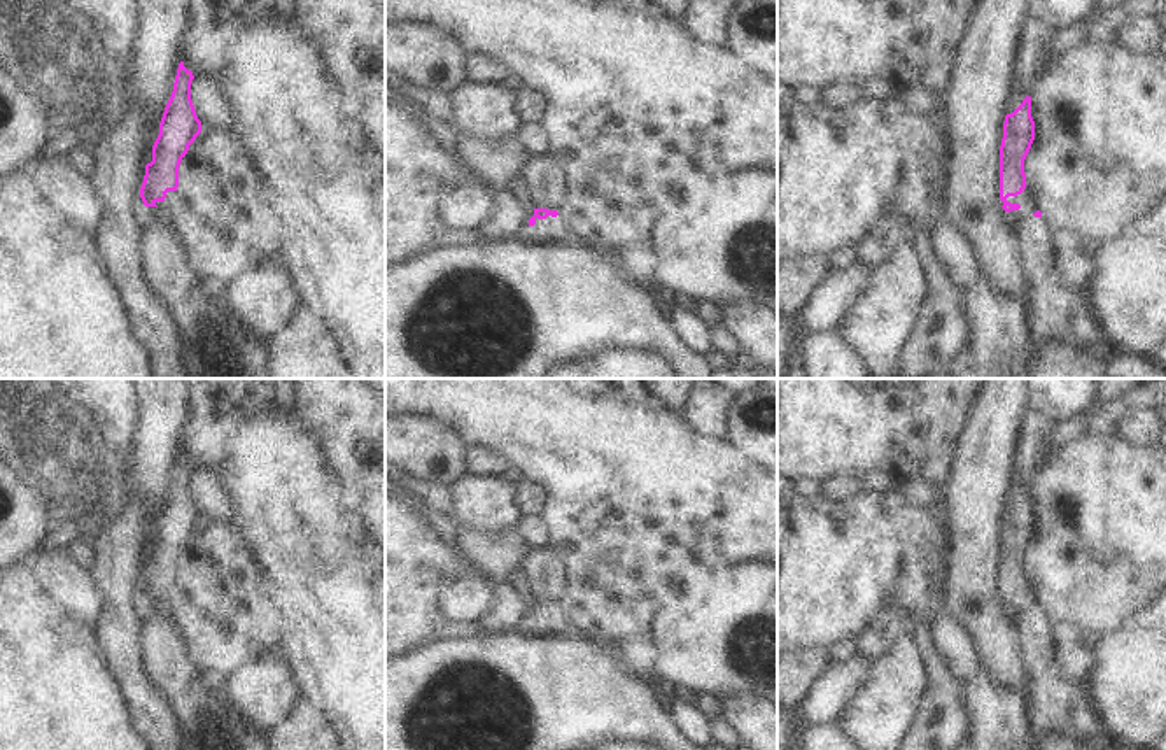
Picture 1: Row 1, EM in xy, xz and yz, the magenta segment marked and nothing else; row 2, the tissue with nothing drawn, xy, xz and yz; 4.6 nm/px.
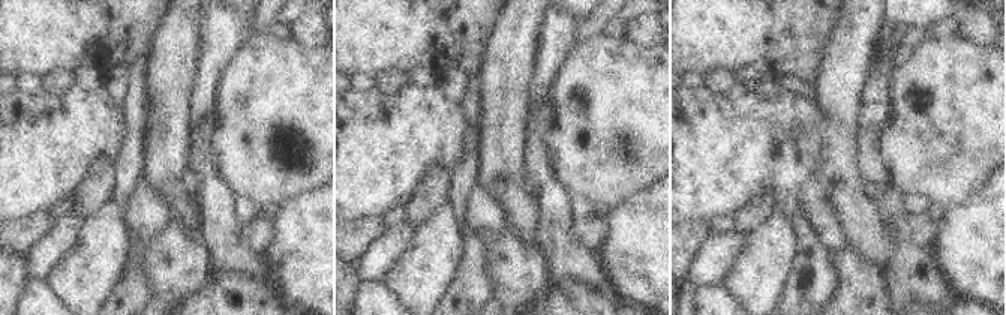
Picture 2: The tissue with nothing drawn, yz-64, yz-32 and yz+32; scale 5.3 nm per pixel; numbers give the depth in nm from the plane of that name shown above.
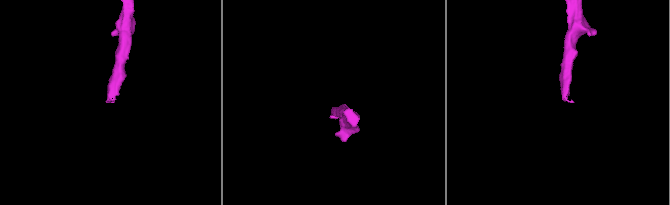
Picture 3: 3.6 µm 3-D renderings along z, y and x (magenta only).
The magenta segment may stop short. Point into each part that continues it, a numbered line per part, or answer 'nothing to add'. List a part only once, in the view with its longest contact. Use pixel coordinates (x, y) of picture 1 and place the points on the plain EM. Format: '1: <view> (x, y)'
1: yz (1049, 698)

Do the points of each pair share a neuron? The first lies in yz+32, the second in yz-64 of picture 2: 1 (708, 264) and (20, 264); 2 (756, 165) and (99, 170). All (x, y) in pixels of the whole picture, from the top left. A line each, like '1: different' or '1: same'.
1: different
2: different

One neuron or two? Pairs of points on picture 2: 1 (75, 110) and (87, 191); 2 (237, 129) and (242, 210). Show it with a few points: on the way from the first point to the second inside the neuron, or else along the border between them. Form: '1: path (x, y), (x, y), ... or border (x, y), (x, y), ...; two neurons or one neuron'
1: border (110, 150), (102, 150), (93, 159), (75, 191); two neurons
2: border (237, 197), (249, 197), (264, 209); two neurons

